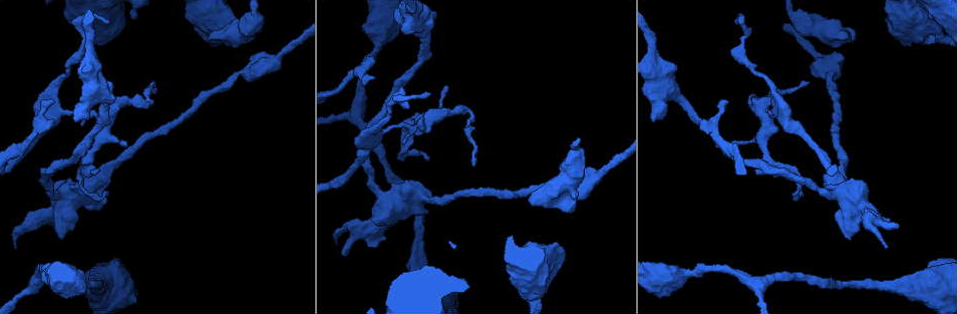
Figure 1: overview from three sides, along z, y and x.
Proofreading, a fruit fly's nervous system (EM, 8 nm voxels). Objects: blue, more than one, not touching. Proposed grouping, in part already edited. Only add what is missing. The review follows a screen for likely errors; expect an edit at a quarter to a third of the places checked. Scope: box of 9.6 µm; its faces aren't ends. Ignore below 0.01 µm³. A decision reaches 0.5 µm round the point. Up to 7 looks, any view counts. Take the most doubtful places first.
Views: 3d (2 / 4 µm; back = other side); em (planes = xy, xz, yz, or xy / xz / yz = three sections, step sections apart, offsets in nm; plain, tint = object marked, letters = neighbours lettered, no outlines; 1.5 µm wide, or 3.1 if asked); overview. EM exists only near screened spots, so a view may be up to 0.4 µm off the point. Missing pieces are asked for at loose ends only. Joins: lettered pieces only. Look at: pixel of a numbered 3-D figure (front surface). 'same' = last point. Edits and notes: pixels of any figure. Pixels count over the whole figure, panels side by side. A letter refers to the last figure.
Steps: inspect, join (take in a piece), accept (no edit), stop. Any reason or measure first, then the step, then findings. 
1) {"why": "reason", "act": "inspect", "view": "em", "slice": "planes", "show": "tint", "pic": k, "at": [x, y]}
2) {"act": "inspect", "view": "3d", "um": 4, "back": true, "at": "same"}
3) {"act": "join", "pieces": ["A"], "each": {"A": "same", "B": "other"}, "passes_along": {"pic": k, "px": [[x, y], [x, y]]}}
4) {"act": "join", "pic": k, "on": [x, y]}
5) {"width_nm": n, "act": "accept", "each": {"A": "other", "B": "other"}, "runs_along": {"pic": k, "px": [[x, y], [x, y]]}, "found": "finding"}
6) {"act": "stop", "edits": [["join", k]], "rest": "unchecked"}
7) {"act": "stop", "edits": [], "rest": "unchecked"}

{"why": "thin end", "act": "inspect", "view": "em", "slice": "xz", "step": 4, "show": "tint", "pic": 1, "at": [429, 94]}

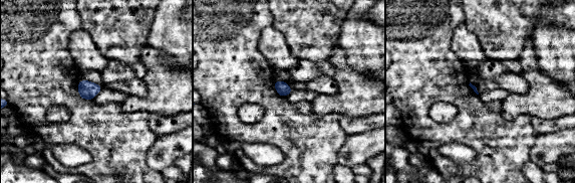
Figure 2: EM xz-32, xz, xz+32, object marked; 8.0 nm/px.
{"why": "cut it another way", "act": "inspect", "view": "em", "slice": "planes", "show": "letters", "at": "same"}

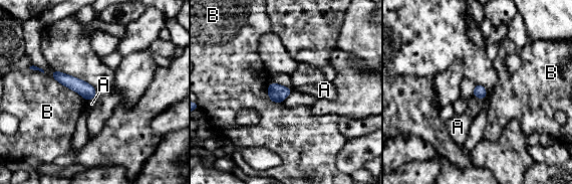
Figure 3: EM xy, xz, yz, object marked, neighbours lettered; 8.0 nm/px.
{"act": "accept", "each": {"A": "other", "B": "other"}, "runs_along": {"pic": 3, "px": [[54, 73], [79, 85], [92, 95]]}, "found": "no lettered piece goes on from it"}

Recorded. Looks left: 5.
{"why": "an open end", "act": "inspect", "view": "em", "slice": "xy", "step": 8, "show": "tint", "pic": 1, "at": [845, 38]}

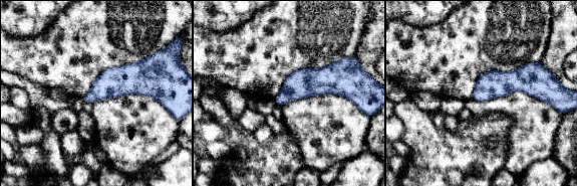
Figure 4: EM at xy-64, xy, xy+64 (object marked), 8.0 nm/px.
{"why": "another direction", "act": "inspect", "view": "em", "slice": "planes", "show": "letters", "at": "same"}

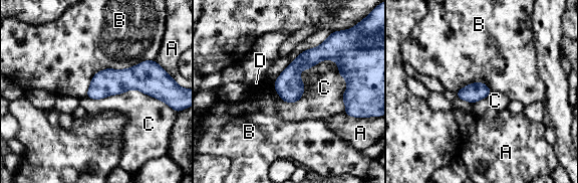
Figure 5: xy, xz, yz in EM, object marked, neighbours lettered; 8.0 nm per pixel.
{"width_nm": 150, "act": "accept", "each": {"A": "other", "B": "other", "C": "other", "D": "other"}, "border": {"pic": 5, "px": [[347, 81], [279, 98]]}, "found": "no lettered piece goes on from it"}

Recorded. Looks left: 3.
{"act": "inspect", "view": "em", "slice": "planes", "show": "letters", "pic": 1, "at": [587, 195]}

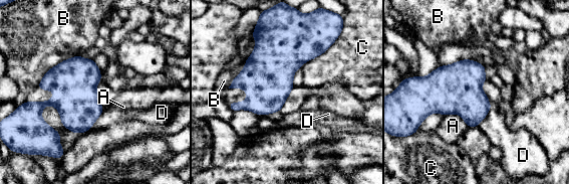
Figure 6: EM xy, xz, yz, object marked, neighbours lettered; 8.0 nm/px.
{"width_nm": 340, "act": "accept", "each": {"A": "other", "B": "other", "C": "other", "D": "other"}, "border": {"pic": 6, "px": [[445, 115], [458, 114], [469, 127]]}, "found": "none of them fits"}

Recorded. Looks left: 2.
{"act": "stop", "edits": [], "rest": "unchecked"}

